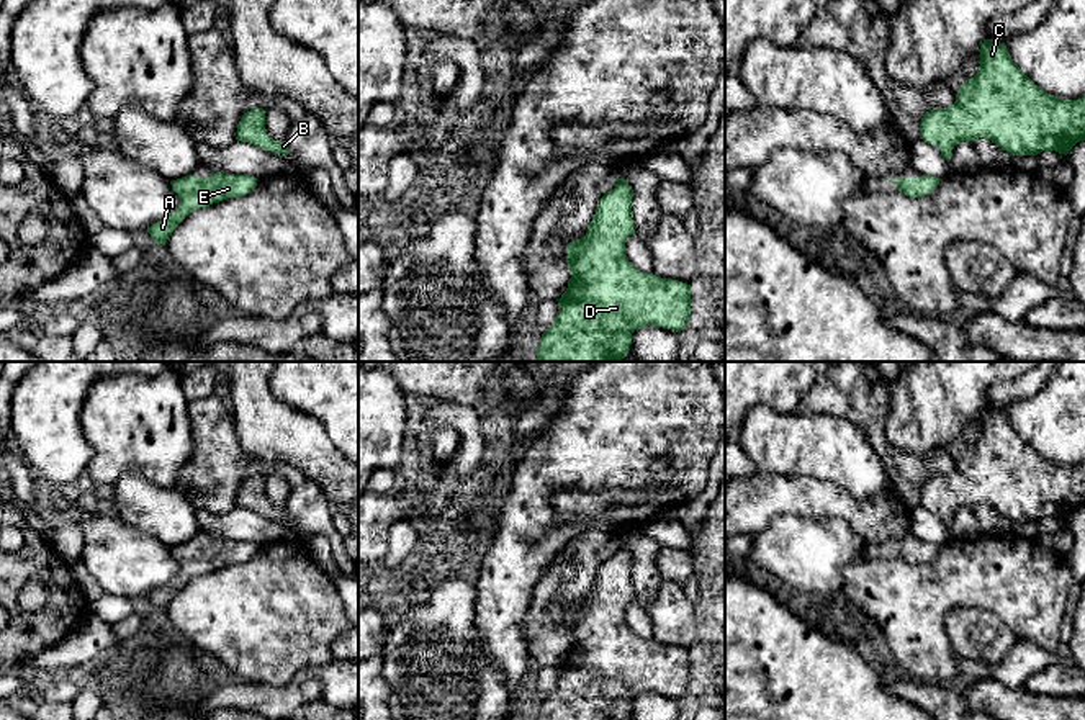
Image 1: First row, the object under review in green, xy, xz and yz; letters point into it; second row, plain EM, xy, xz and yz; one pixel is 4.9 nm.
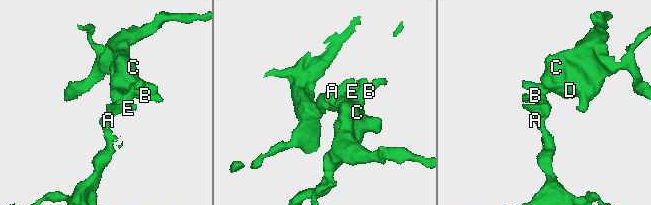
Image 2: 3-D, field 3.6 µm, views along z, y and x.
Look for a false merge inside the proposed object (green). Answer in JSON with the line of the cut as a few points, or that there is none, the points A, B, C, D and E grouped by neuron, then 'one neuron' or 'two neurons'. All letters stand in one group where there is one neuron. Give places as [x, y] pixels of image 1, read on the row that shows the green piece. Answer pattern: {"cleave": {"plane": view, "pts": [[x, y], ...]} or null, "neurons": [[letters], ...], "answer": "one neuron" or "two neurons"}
{"cleave": null, "neurons": [["A", "B", "C", "D", "E"]], "answer": "one neuron"}

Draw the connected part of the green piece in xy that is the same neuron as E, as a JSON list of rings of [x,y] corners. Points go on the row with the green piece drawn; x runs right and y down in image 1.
[[[216,172],[211,177],[193,177],[191,173],[170,182],[172,190],[178,195],[178,208],[165,219],[154,223],[147,232],[154,245],[165,245],[173,229],[195,209],[206,208],[227,198],[239,198],[257,187],[250,175],[226,175]]]

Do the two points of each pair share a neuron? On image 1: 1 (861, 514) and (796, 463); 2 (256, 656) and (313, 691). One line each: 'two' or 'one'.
1: two
2: two

